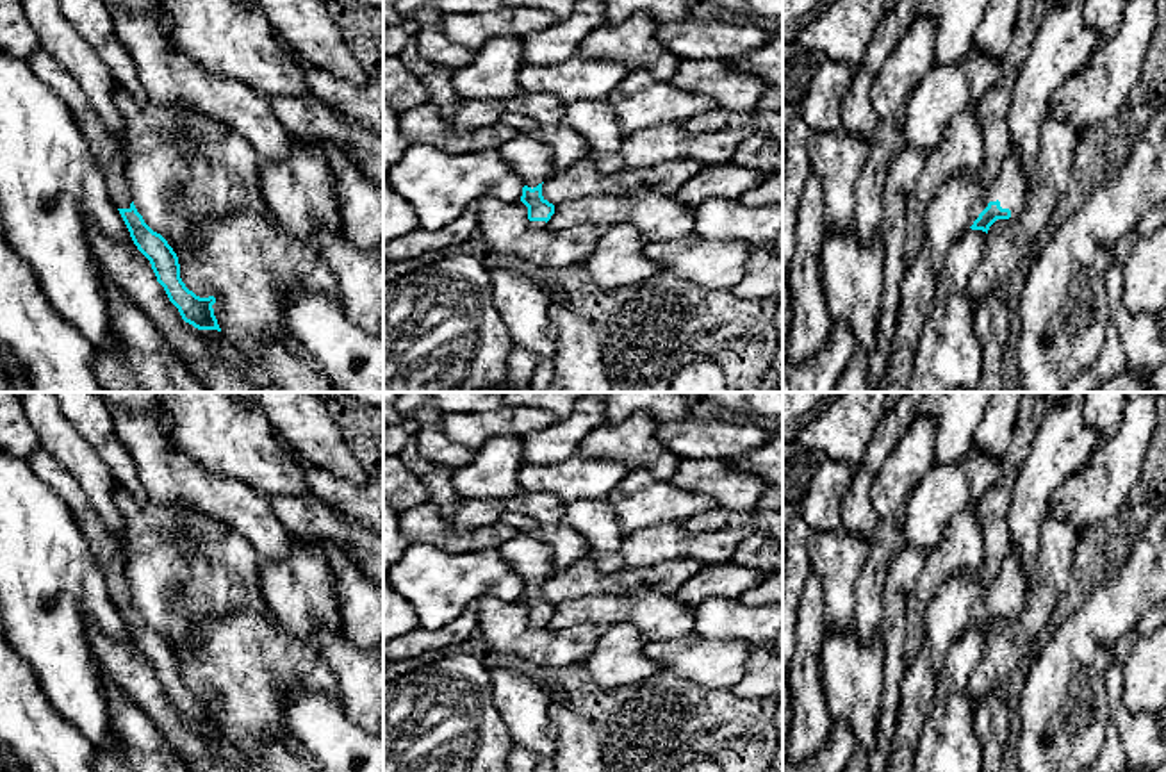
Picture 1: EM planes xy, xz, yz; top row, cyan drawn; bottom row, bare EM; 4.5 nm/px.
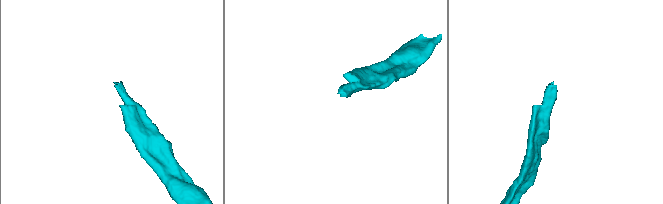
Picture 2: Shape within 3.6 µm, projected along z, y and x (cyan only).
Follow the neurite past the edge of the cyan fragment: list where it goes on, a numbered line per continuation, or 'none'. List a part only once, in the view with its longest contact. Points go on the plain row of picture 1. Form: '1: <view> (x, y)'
1: yz (958, 603)

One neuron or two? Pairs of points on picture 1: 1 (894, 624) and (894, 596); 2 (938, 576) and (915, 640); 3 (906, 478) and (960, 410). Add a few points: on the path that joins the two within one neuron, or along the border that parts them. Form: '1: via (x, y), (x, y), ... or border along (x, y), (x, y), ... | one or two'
1: via (894, 617), (894, 603) | one
2: via (922, 592), (917, 605), (917, 624) | one
3: border along (919, 412), (927, 414), (935, 421), (935, 462) | two

